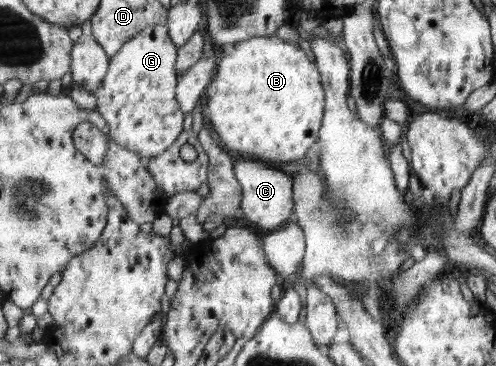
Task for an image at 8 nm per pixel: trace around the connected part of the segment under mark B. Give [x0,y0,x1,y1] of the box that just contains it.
[202,36,327,163]

